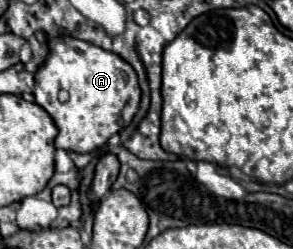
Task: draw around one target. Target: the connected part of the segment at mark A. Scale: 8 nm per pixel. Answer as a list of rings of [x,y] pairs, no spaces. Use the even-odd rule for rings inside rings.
[[[57,36],[57,38],[49,40],[49,56],[35,72],[33,94],[35,94],[35,102],[49,112],[49,116],[53,118],[53,122],[59,128],[59,134],[55,138],[55,146],[69,150],[69,152],[81,152],[81,154],[105,146],[111,134],[117,134],[123,126],[127,126],[131,122],[131,118],[135,116],[135,112],[139,108],[139,98],[141,98],[137,74],[131,68],[131,64],[127,64],[115,52],[103,50],[99,46],[93,46],[93,44],[79,40],[79,38],[73,38],[73,36]],[[61,90],[69,92],[67,102],[59,102],[57,94]]]

